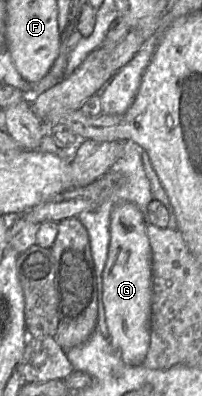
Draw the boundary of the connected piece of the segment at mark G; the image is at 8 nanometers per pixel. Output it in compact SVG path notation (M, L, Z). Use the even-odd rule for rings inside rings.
M122 202L113 208L101 299L105 309L108 339L124 363L130 366L143 363L150 345L153 275L152 251L146 228L146 217L135 204Z

